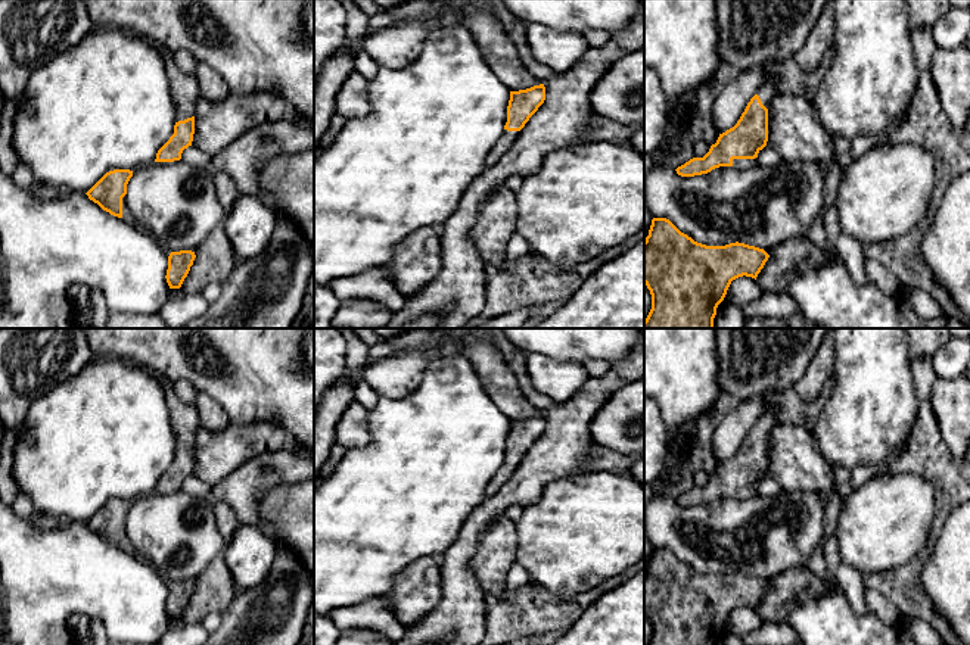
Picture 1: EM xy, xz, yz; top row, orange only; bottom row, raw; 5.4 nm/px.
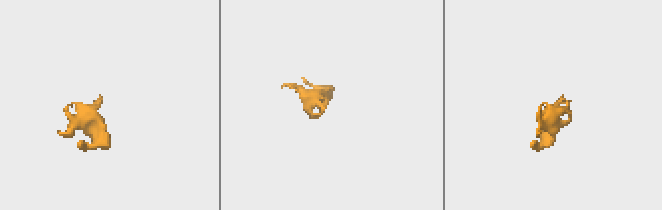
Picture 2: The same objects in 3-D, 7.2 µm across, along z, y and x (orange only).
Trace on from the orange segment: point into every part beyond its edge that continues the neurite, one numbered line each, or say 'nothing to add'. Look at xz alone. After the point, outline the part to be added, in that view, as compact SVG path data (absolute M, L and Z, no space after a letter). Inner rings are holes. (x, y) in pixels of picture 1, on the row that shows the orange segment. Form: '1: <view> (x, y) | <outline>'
1: xz (507, 137) | M507 131L501 134L486 156L486 166L494 165L514 143L520 131Z

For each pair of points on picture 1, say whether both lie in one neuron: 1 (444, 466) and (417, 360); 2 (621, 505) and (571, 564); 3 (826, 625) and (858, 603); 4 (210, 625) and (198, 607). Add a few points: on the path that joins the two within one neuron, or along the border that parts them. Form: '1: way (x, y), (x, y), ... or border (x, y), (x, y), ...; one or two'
1: border (450, 355), (432, 358), (420, 382), (395, 398); two
2: way (606, 520), (577, 550); one
3: border (842, 595), (854, 611), (858, 614), (869, 613); two
4: border (220, 611), (211, 611), (199, 622); two

